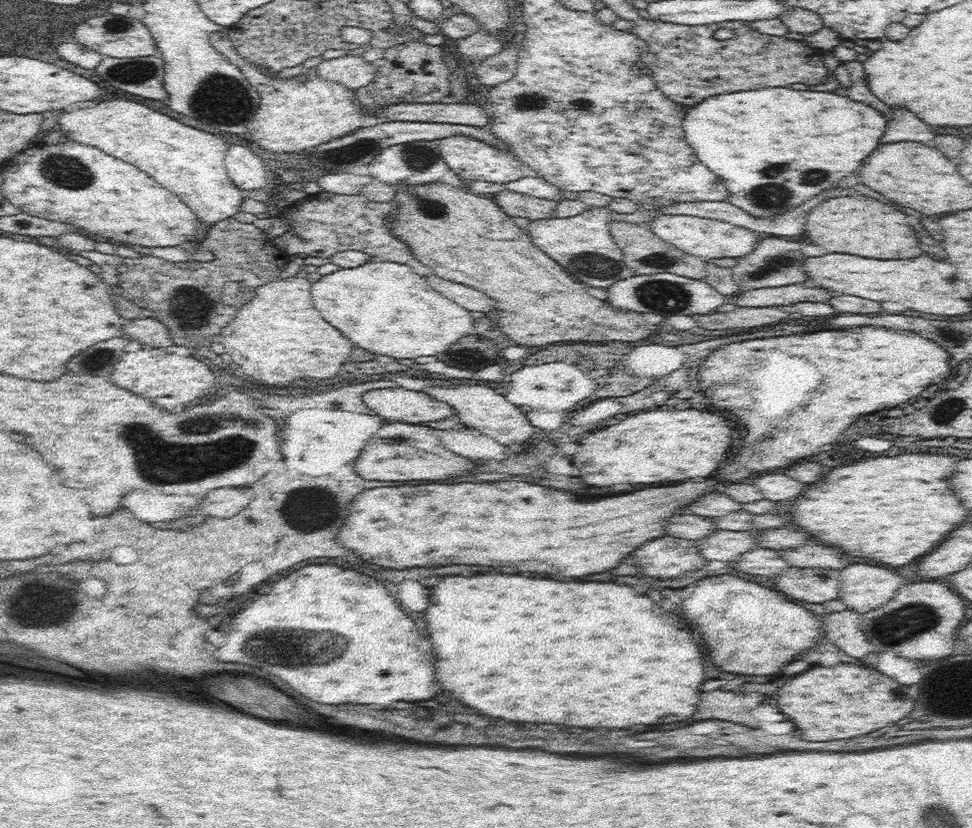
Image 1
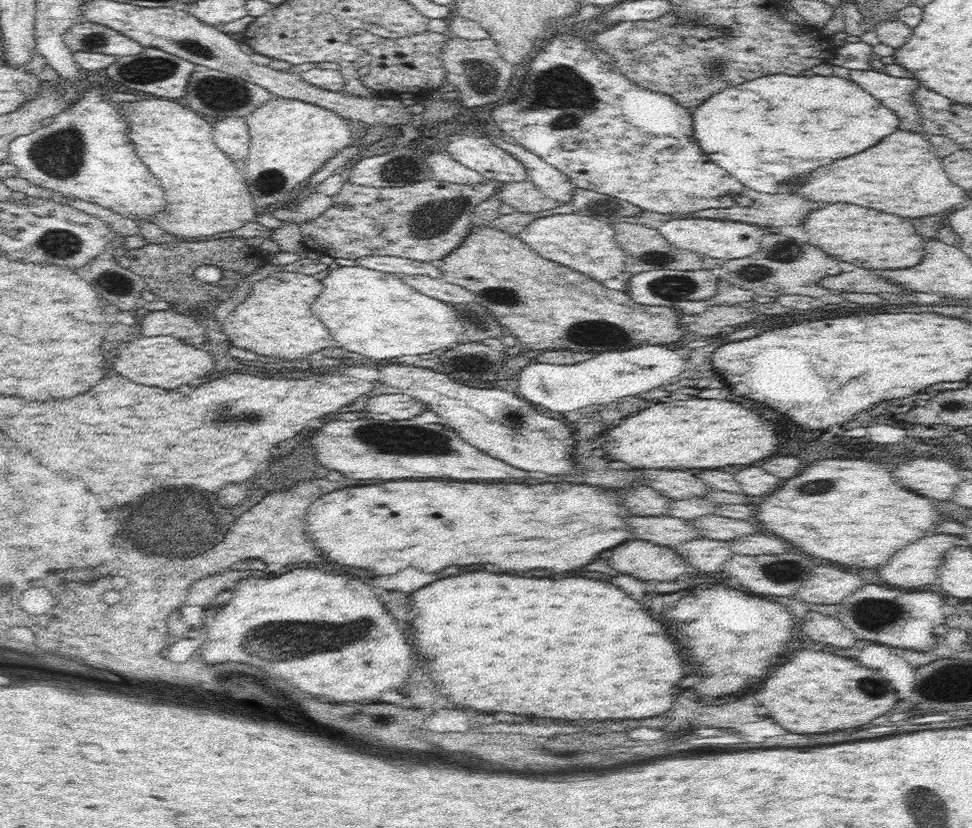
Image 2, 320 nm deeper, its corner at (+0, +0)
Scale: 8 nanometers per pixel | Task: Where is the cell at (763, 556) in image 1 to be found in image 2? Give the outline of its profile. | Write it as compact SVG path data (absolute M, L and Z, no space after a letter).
M706 537L687 540L674 546L674 549L688 565L705 573L722 571L724 564L734 554L730 541Z

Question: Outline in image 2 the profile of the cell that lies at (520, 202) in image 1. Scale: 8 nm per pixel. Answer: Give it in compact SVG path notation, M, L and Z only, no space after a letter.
M531 180L506 183L498 193L503 202L523 213L550 210L557 204L553 199L544 196Z

